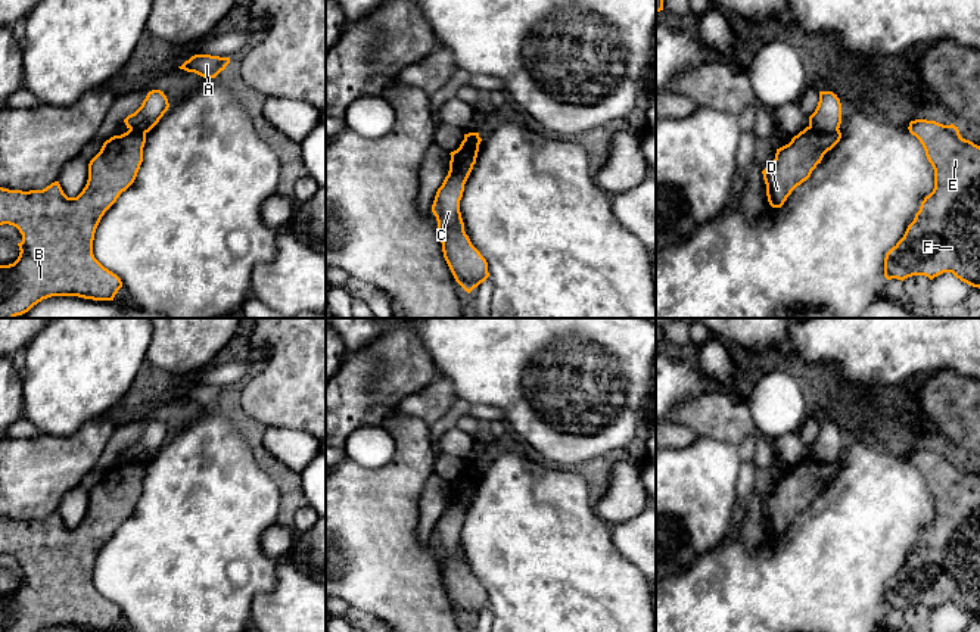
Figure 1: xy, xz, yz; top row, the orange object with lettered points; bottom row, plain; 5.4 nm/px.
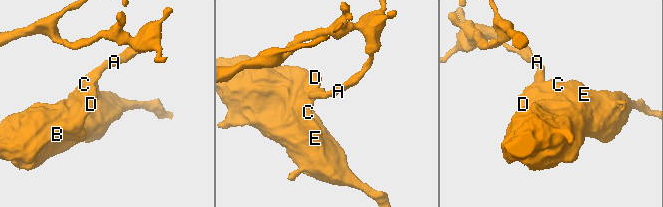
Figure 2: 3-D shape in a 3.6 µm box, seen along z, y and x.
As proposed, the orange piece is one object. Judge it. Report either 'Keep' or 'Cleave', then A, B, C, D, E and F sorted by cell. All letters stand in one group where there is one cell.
Cleave. Groups: A / B C D E F

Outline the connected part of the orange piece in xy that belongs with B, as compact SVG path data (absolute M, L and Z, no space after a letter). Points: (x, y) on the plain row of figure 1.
M139 460L106 470L90 491L87 514L77 527L68 527L59 511L29 522L0 517L0 555L13 555L22 564L18 589L0 595L0 632L41 632L52 626L113 631L122 611L94 588L93 570L105 542L134 513L144 473L146 463Z

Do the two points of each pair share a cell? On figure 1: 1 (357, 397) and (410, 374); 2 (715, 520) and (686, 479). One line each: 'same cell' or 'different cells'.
1: same cell
2: same cell

